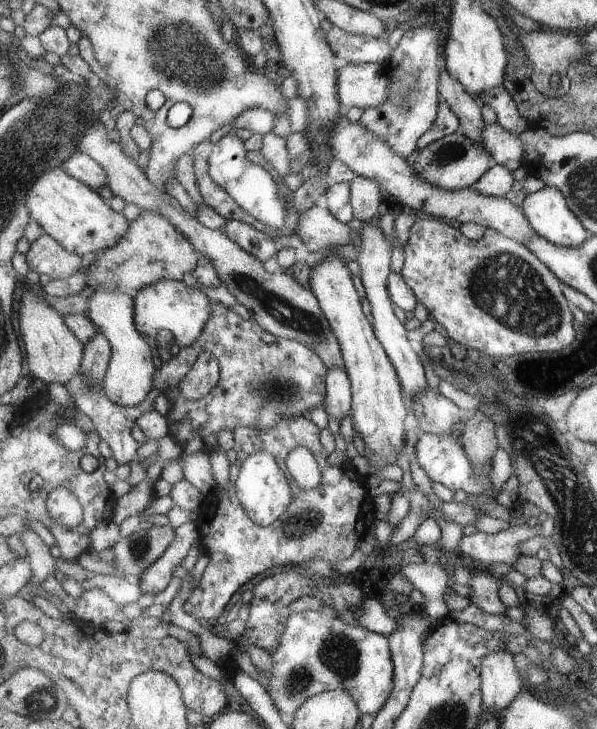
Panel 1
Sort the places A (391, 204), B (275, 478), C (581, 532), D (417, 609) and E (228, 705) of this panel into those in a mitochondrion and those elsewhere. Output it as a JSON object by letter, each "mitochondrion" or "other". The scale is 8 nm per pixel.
{"A":"other","B":"other","C":"mitochondrion","D":"other","E":"other"}

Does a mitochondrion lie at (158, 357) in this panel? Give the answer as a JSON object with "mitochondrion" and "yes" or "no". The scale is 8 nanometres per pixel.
{"mitochondrion":"no"}

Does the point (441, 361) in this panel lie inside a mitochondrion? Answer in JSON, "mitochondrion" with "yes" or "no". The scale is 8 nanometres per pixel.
{"mitochondrion":"no"}

